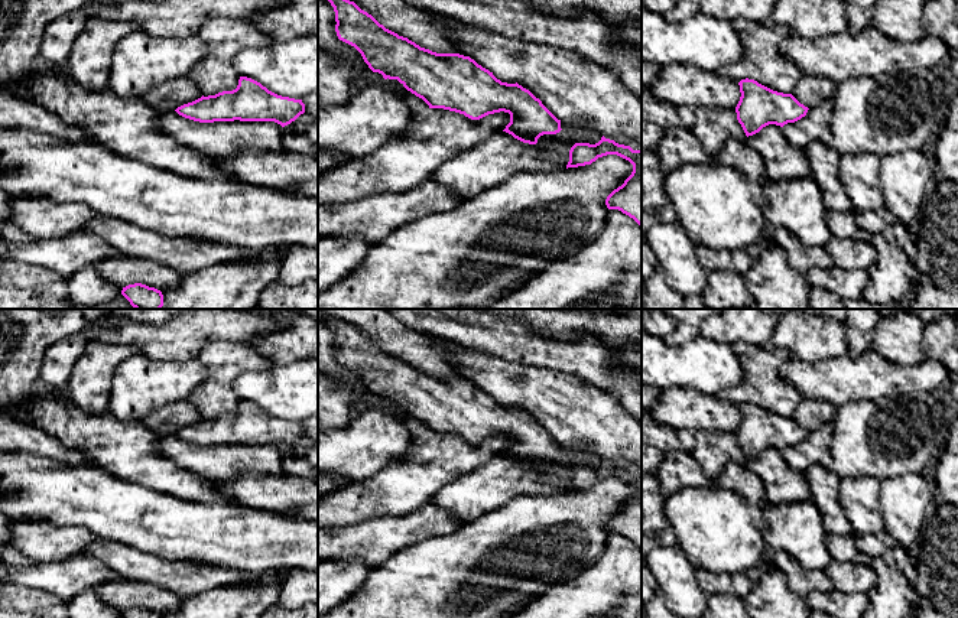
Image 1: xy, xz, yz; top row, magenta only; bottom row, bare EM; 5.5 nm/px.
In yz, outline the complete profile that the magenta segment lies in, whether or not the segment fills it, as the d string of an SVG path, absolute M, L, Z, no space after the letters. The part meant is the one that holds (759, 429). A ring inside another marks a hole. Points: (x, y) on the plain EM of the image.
M741 403L738 409L741 420L735 436L747 461L769 448L783 451L787 446L795 446L809 433L792 417L773 414L754 403Z

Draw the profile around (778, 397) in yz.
M735 342L731 349L740 361L743 383L717 393L717 397L735 406L754 403L773 414L792 417L805 399L779 374L790 360L789 352L747 342Z

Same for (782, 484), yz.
M769 448L748 459L746 466L761 479L767 505L803 502L812 498L805 474L792 469L780 449Z

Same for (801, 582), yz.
M774 550L772 566L785 573L790 592L801 598L806 598L815 591L834 591L834 585L824 570L803 569L795 559L782 550Z

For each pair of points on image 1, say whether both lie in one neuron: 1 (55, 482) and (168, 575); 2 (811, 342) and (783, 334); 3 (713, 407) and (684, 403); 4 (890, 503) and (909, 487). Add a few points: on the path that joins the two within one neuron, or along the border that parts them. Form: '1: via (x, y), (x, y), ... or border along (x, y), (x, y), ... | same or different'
1: border along (104, 537), (168, 560) | different
2: via (804, 338), (791, 335) | same
3: via (705, 407), (694, 407), (691, 405) | same
4: via (895, 501), (905, 491) | same

